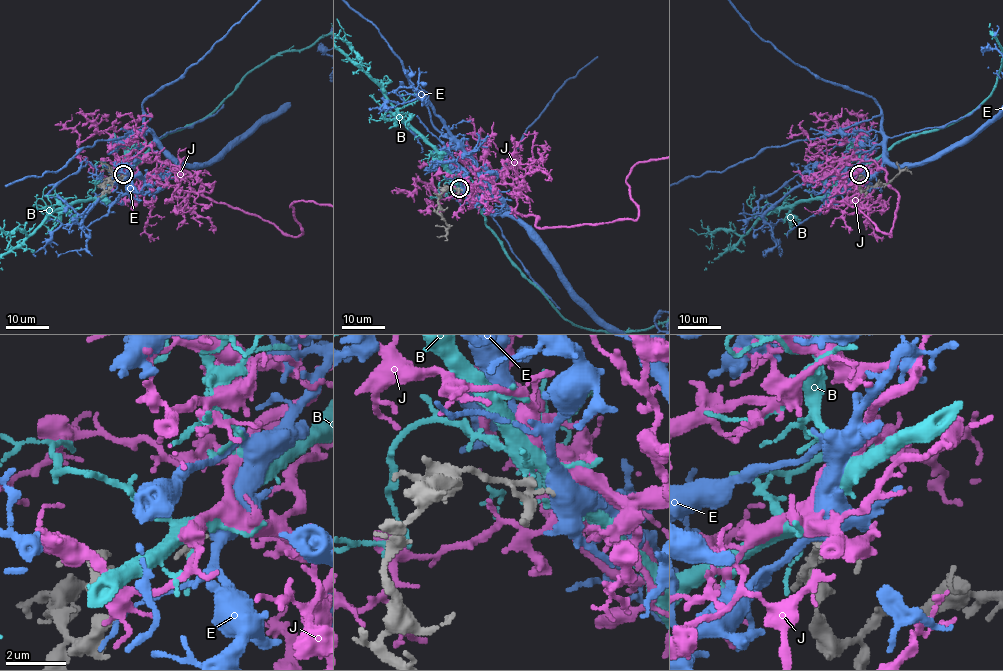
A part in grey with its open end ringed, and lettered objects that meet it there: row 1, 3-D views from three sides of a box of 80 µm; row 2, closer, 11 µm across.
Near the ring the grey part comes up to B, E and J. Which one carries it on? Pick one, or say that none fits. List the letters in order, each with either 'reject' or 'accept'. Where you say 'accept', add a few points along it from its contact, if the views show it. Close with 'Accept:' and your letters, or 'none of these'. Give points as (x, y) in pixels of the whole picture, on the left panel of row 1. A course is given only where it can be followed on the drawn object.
B: reject
E: reject
J: accept
Accept: J

